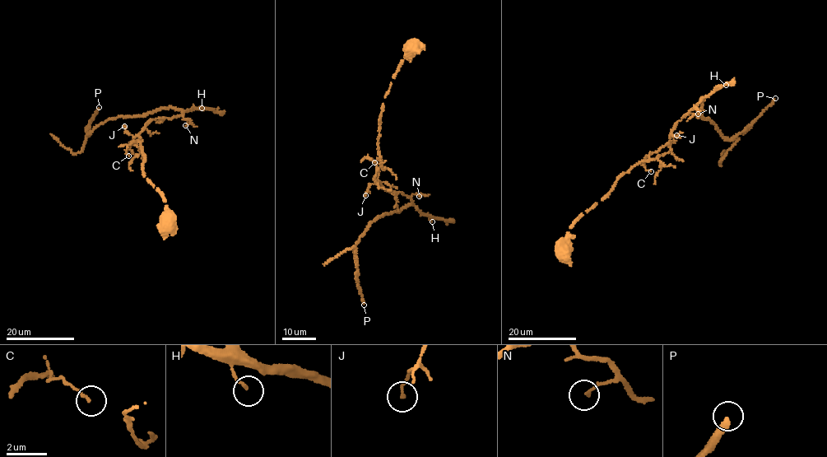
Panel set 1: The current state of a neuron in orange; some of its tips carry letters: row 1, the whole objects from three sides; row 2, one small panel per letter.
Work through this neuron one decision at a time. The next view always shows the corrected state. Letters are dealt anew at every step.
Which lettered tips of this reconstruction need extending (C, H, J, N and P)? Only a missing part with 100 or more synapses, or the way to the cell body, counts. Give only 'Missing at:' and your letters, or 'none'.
Missing at: P

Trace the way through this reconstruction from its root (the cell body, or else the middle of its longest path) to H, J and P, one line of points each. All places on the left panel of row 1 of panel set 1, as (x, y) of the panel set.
H: (167, 224), (165, 200), (143, 173), (145, 156), (141, 147), (130, 143), (152, 119), (172, 118), (202, 108)
J: (167, 224), (165, 200), (143, 173), (145, 156), (141, 147), (132, 145), (133, 137), (124, 130), (124, 126)
P: (167, 224), (141, 147), (130, 143), (152, 119), (182, 112), (110, 118), (87, 134), (99, 107)

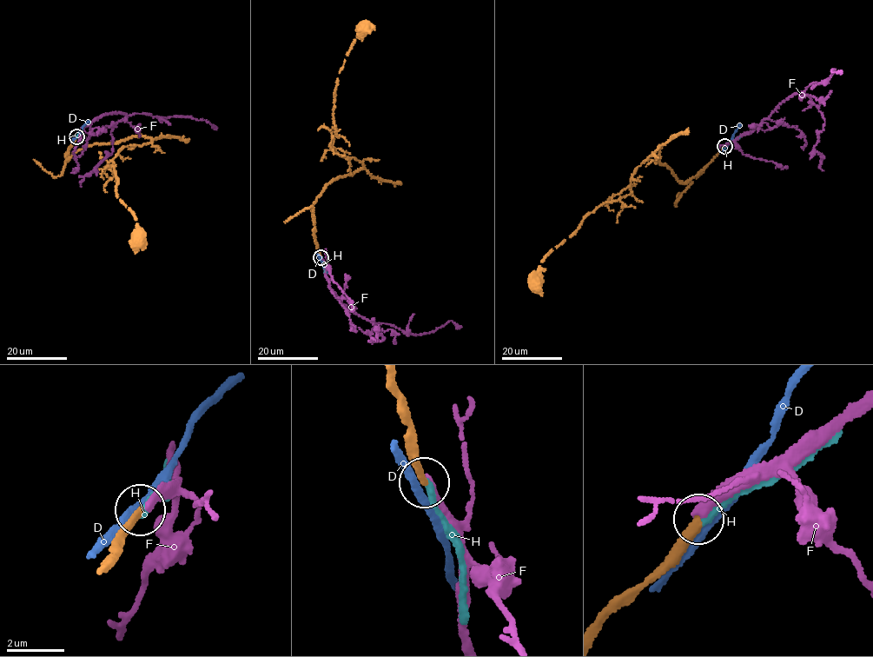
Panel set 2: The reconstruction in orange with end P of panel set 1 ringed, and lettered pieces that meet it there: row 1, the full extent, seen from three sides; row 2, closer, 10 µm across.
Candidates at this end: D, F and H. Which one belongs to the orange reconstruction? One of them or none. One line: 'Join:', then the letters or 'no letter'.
Join: H

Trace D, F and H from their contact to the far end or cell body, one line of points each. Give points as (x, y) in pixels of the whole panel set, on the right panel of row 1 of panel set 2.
D: (724, 149), (740, 123)
F: (724, 146), (760, 124), (791, 96), (804, 90), (814, 82), (828, 79), (832, 69), (831, 71), (842, 73)
H: (724, 147), (740, 137)

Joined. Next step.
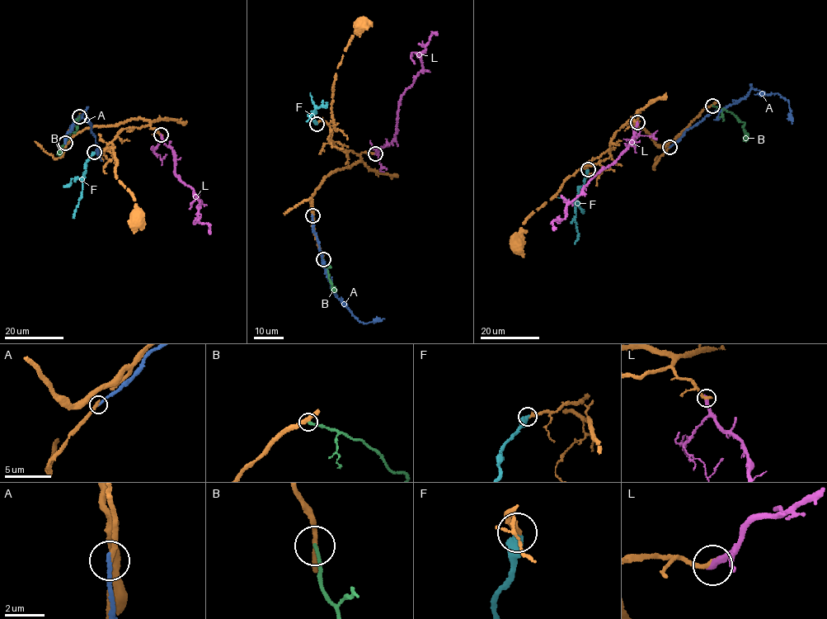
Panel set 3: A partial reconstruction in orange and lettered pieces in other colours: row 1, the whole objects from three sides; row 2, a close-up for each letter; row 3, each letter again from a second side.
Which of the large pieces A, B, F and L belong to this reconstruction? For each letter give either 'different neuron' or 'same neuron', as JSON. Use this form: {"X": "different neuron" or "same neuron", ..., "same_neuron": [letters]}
{"A": "different neuron", "B": "different neuron", "F": "different neuron", "L": "different neuron", "same_neuron": []}

